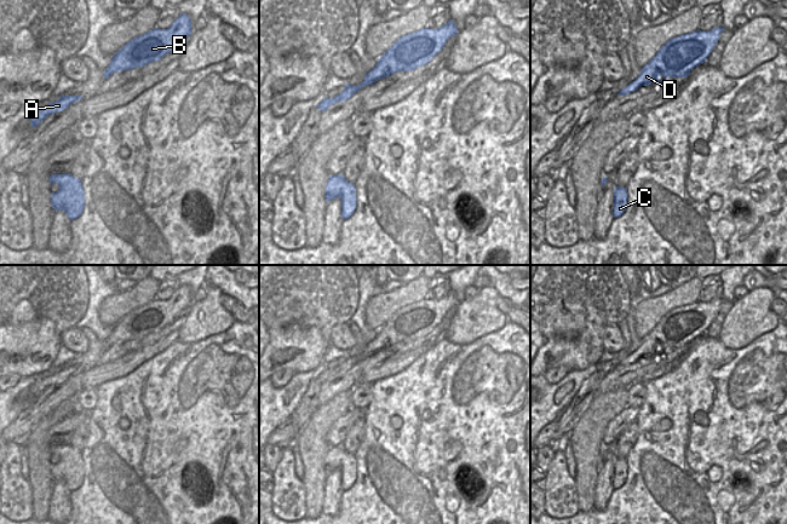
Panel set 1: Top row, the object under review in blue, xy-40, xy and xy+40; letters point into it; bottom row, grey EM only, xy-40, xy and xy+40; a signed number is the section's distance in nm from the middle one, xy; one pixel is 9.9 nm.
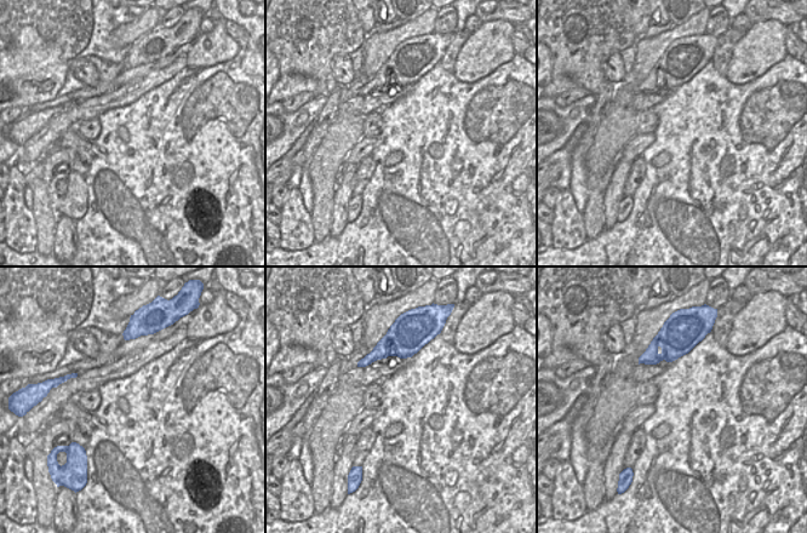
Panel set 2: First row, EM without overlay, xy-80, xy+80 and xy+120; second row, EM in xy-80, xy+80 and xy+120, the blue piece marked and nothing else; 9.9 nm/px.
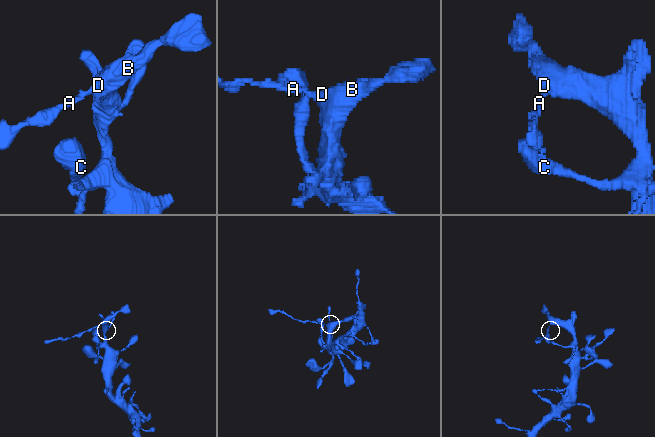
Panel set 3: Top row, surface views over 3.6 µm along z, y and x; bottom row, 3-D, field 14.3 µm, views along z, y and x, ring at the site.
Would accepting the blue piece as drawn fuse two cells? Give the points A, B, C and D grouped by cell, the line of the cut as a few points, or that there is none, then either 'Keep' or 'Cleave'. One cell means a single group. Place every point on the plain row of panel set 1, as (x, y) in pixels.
Groups: A / B C D. Split along xy (356, 357), (357, 361). Cleave.

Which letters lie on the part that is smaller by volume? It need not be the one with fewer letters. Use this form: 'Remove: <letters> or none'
Remove: A

